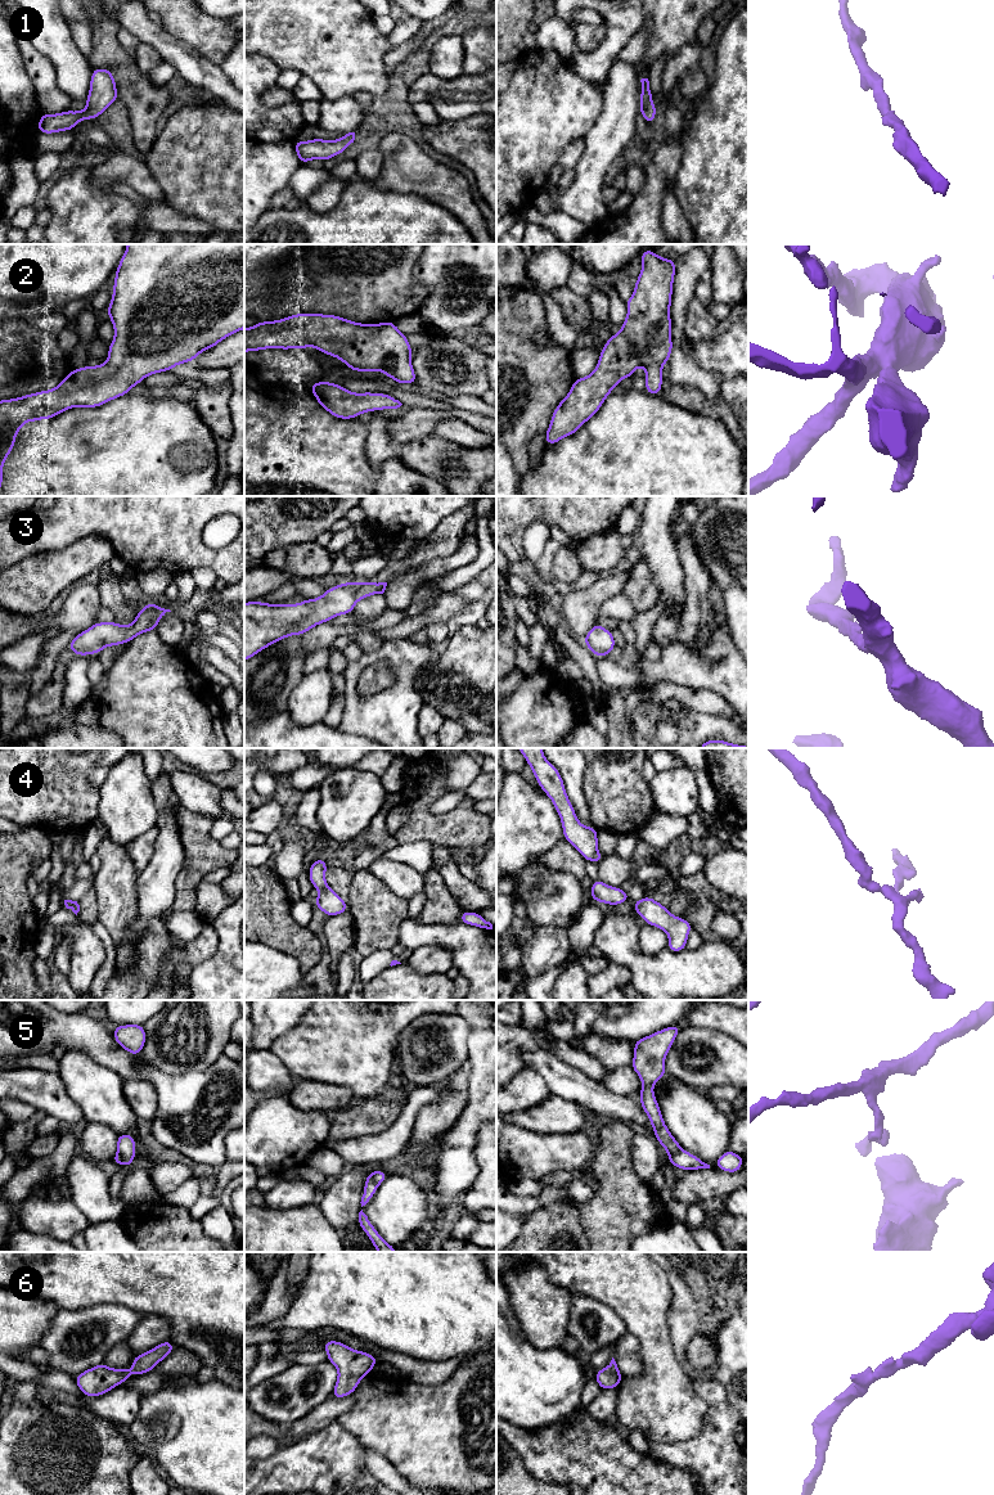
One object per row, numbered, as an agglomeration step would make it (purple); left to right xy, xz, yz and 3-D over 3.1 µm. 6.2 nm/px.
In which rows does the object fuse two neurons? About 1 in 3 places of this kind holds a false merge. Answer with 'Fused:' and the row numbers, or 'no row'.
Fused: 5

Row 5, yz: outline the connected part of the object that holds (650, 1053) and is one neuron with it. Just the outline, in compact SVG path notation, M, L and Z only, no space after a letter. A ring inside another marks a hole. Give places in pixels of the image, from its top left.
M673 1025L634 1041L634 1058L630 1066L642 1080L640 1107L655 1130L653 1136L669 1157L676 1154L682 1147L665 1125L653 1085L666 1073L665 1058L680 1030L679 1025Z

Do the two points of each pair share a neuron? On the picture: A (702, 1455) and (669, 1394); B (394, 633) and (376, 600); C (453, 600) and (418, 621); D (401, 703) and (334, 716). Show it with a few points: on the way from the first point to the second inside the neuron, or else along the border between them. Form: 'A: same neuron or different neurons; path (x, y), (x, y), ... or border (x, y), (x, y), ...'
A: different neurons; border (707, 1410), (702, 1430), (697, 1435), (664, 1444)
B: different neurons; border (376, 631), (385, 639)
C: same neuron; path (444, 609), (427, 617)
D: different neurons; border (345, 685), (345, 706), (341, 723), (337, 726)

